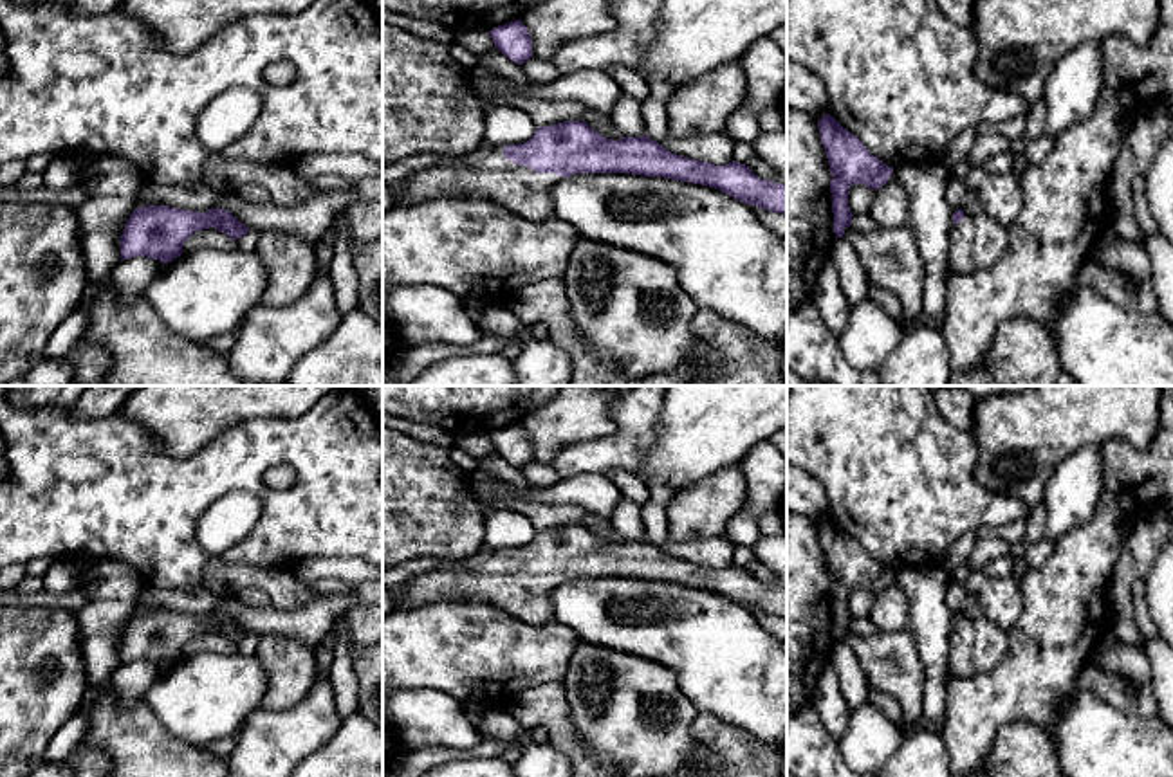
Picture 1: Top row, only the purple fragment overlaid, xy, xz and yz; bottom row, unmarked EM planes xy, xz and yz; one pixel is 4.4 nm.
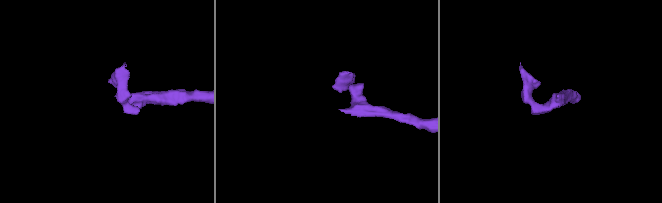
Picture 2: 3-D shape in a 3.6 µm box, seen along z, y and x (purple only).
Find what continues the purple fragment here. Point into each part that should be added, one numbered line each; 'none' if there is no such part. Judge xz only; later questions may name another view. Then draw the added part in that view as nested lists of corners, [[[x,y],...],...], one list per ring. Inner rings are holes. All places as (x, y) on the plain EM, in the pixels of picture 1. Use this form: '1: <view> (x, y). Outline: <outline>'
1: xz (486, 575). Outline: [[[484,546],[453,566],[406,579],[397,609],[424,608],[453,595],[491,604],[527,624],[543,626],[554,618],[550,593],[563,584],[556,577],[536,577],[503,561],[503,550]]]

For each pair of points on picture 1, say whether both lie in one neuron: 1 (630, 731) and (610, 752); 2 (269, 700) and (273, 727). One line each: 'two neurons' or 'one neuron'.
1: one neuron
2: two neurons

